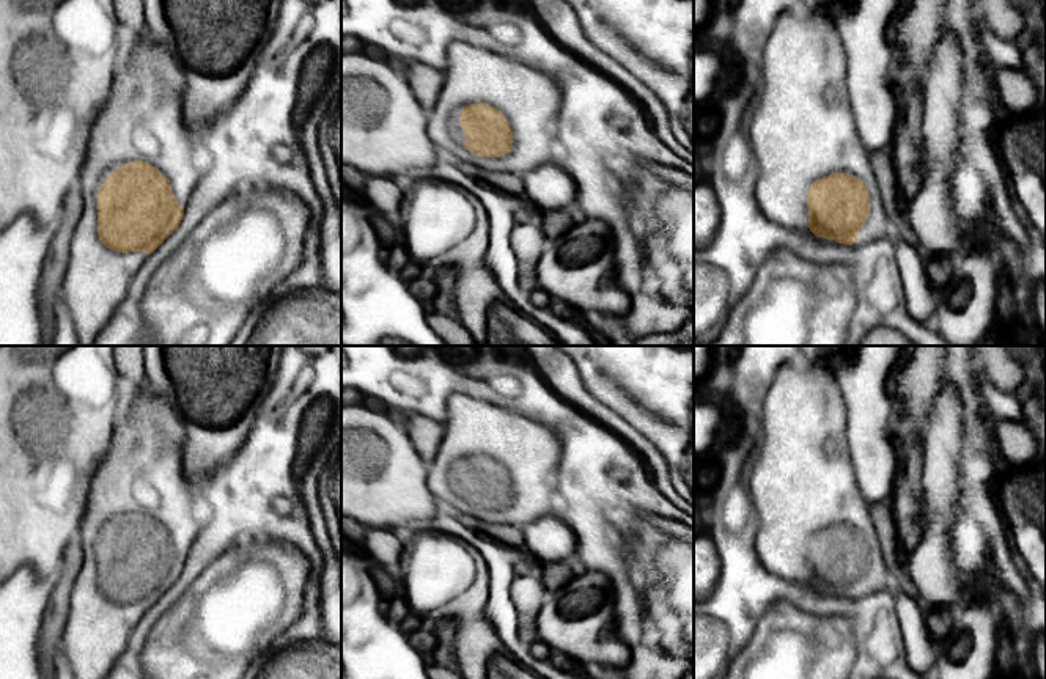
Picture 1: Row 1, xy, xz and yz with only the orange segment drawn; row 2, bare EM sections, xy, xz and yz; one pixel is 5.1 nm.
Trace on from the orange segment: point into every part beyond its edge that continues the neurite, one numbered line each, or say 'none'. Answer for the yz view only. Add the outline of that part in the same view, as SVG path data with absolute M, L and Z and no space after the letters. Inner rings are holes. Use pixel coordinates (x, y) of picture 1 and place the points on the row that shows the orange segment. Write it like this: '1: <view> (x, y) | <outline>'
1: yz (802, 129) | M823 0L813 13L799 6L779 14L764 44L761 66L761 91L755 101L749 127L750 146L758 163L758 178L753 187L753 196L761 214L768 220L785 228L807 228L807 192L810 185L832 173L849 173L864 182L870 195L870 215L859 229L859 240L854 242L853 247L865 245L889 234L890 220L882 204L878 181L870 163L870 154L860 143L859 132L854 124L853 107L846 88L846 53L829 5Z

